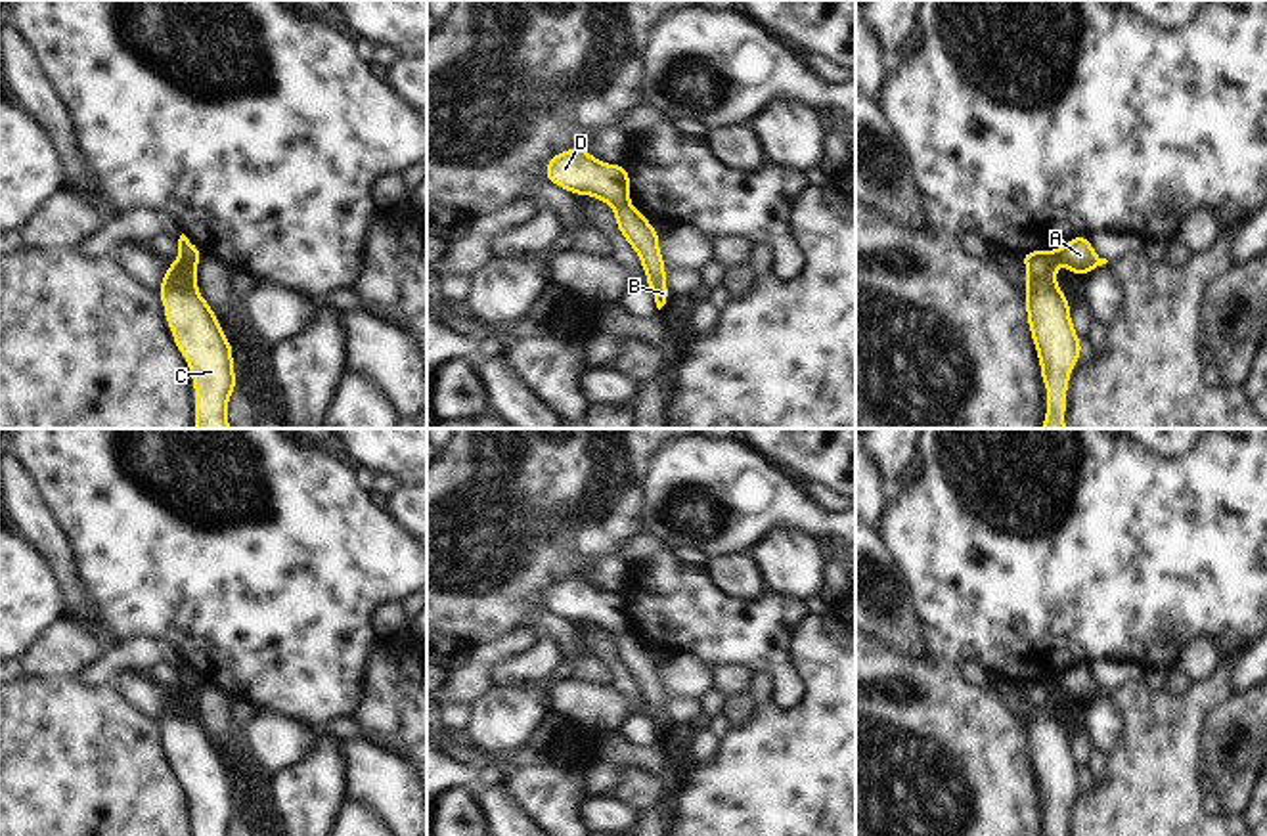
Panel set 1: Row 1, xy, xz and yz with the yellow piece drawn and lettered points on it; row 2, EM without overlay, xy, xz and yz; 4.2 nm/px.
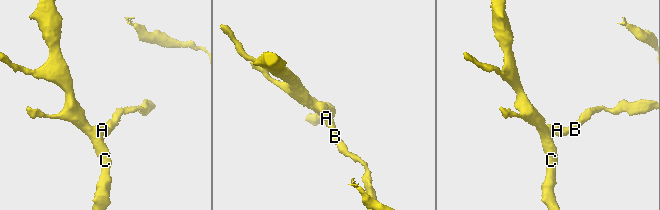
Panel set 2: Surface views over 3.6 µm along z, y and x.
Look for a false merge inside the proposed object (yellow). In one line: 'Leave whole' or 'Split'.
Split

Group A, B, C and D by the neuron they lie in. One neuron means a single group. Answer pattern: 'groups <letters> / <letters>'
groups A B / C D

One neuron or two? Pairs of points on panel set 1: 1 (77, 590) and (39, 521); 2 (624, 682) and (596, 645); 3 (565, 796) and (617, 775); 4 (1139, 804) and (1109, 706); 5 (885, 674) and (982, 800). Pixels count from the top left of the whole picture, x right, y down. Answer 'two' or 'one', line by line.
1: one
2: one
3: two
4: two
5: one

